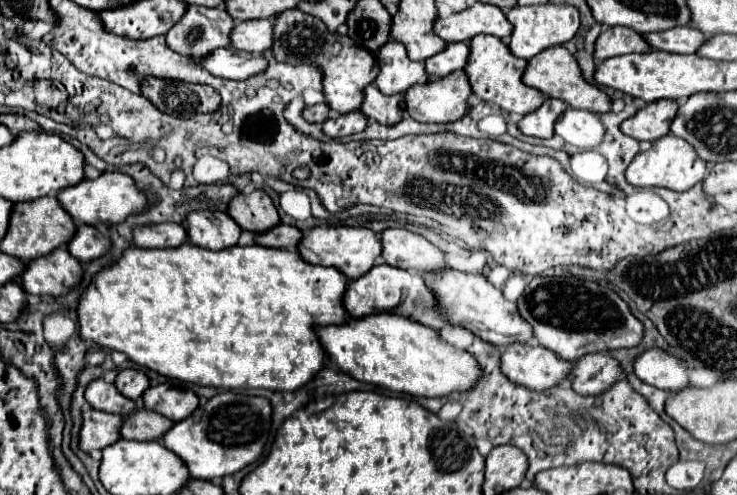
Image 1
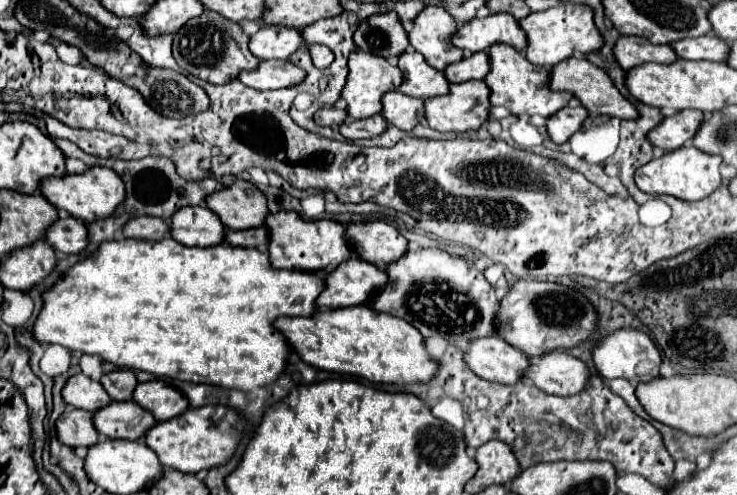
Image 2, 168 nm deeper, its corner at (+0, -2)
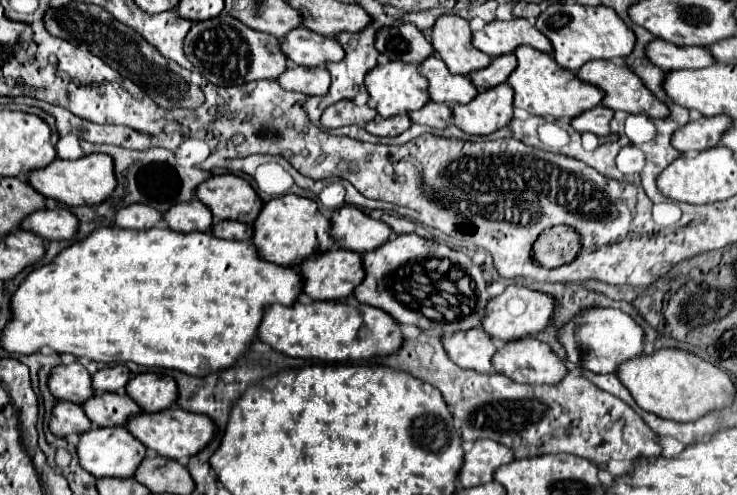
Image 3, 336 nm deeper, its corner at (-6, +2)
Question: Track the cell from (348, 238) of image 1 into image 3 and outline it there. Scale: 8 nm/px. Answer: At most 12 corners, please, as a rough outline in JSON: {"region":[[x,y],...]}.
{"region":[[270,199],[256,223],[260,257],[300,267],[336,249],[314,199]]}

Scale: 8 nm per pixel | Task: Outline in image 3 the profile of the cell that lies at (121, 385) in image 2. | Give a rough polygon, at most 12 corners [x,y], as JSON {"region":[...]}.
{"region":[[126,365],[106,367],[92,375],[96,393],[122,393],[130,381]]}

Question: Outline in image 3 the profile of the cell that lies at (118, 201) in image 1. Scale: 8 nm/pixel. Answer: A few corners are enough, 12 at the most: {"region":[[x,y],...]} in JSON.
{"region":[[104,153],[56,159],[28,183],[68,207],[100,205],[116,189]]}

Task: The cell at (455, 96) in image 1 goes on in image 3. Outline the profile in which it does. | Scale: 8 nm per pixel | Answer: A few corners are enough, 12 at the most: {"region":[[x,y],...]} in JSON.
{"region":[[512,87],[480,91],[452,107],[468,135],[490,135],[512,119]]}

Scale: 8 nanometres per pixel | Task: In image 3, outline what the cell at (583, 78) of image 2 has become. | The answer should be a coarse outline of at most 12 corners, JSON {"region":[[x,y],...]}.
{"region":[[588,61],[580,81],[604,91],[612,111],[666,117],[658,101],[628,67]]}

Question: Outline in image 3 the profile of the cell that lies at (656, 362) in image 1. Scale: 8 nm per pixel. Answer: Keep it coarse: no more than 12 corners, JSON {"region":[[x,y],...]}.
{"region":[[588,309],[560,331],[576,367],[616,373],[644,355],[644,329]]}

